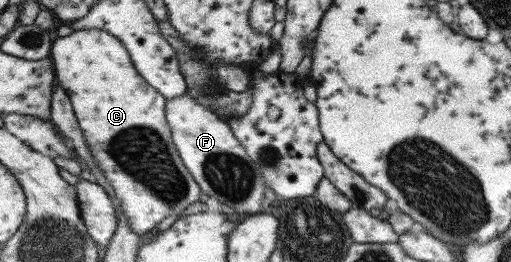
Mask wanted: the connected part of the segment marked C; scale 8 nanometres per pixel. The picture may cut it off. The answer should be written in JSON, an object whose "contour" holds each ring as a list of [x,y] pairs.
{"contour":[[[97,28],[75,31],[75,33],[67,35],[67,37],[59,37],[59,39],[53,43],[51,55],[53,55],[53,61],[55,61],[55,71],[57,71],[57,77],[59,77],[59,85],[63,85],[63,89],[69,93],[69,97],[71,97],[71,101],[73,101],[73,107],[75,107],[75,113],[77,113],[76,116],[77,119],[79,119],[78,122],[86,135],[86,142],[89,144],[95,159],[104,169],[105,175],[114,185],[117,197],[120,199],[120,204],[122,205],[122,210],[124,211],[124,214],[129,216],[132,228],[140,236],[157,230],[158,225],[164,219],[167,219],[167,217],[171,217],[171,215],[178,215],[178,217],[181,217],[181,215],[185,213],[187,207],[191,207],[193,203],[197,203],[197,201],[201,199],[201,193],[203,193],[202,186],[199,185],[199,182],[193,177],[190,169],[185,165],[185,162],[175,145],[170,122],[166,116],[166,97],[162,93],[159,93],[158,89],[149,85],[142,75],[139,74],[129,50],[118,37],[115,37],[115,34]]]}

